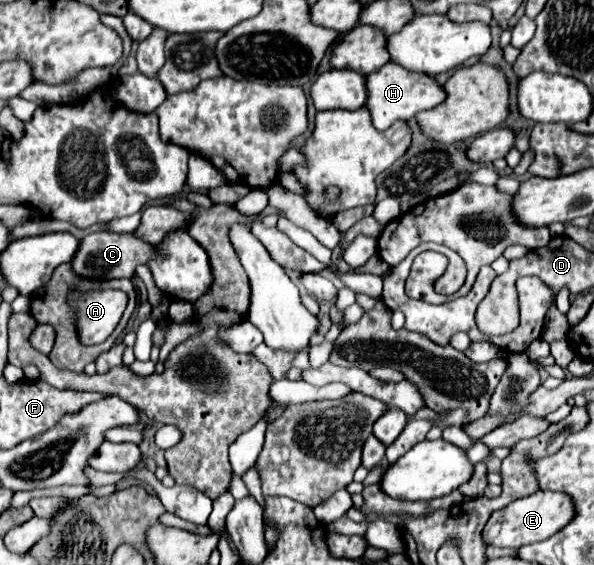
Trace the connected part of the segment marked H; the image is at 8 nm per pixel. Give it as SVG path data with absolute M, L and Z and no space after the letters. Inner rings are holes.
M386 63L382 69L368 75L368 101L366 107L372 113L374 127L386 131L398 119L412 119L416 113L436 107L446 99L444 87L432 75L420 75L416 71L404 71L398 63Z

